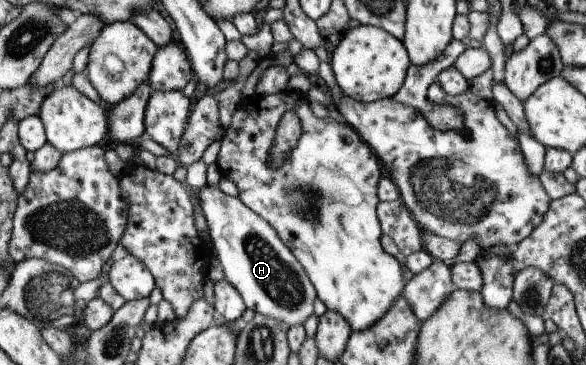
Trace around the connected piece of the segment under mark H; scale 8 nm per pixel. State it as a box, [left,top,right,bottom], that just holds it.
[199,185,316,327]

